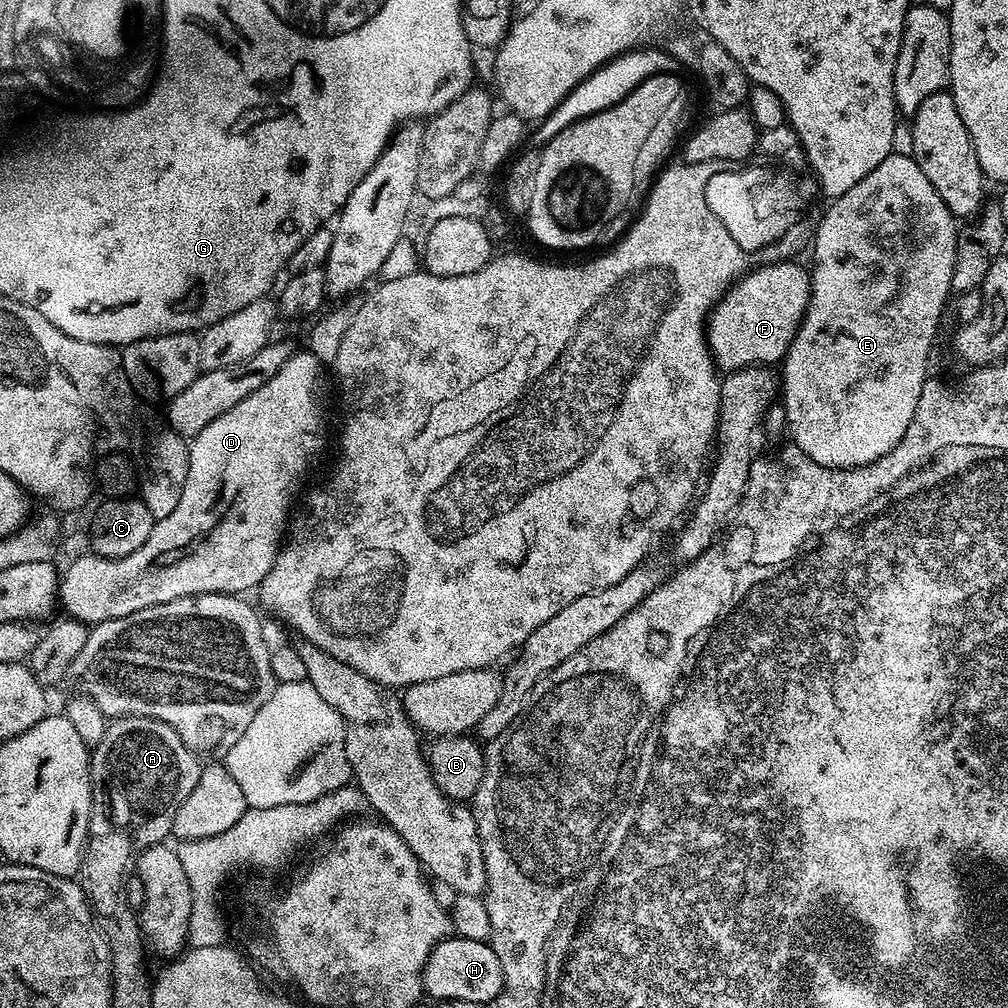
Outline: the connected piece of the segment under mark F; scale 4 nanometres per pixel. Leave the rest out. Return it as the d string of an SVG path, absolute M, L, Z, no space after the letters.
M787 259L778 264L753 267L716 305L706 324L706 339L721 373L753 366L772 366L775 360L776 363L783 361L804 320L812 289L809 269L792 263L796 262Z

